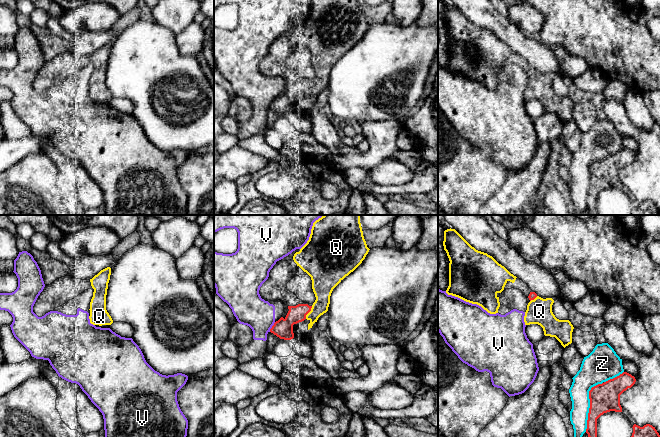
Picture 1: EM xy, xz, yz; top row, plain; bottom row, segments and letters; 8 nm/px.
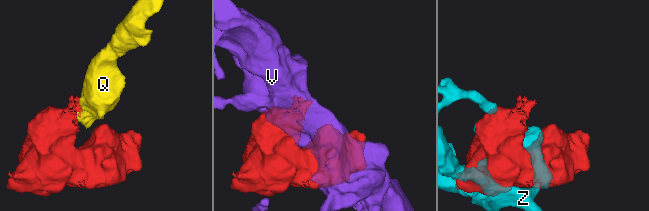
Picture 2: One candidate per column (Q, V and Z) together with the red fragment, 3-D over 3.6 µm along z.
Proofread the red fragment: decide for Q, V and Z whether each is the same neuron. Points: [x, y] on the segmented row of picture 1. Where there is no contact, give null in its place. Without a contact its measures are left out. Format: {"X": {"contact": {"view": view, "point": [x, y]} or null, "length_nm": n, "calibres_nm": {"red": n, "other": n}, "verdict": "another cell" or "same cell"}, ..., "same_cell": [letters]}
{"Q": {"contact": {"view": "xz", "point": [309, 311]}, "length_nm": 120, "calibres_nm": {"red": 160, "other": 180}, "verdict": "same cell"}, "V": {"contact": {"view": "xz", "point": [272, 327]}, "length_nm": 90, "calibres_nm": {"red": 160, "other": 260}, "verdict": "another cell"}, "Z": {"contact": {"view": "yz", "point": [590, 404]}, "length_nm": 420, "calibres_nm": {"red": 240, "other": 200}, "verdict": "another cell"}, "same_cell": ["Q"]}

